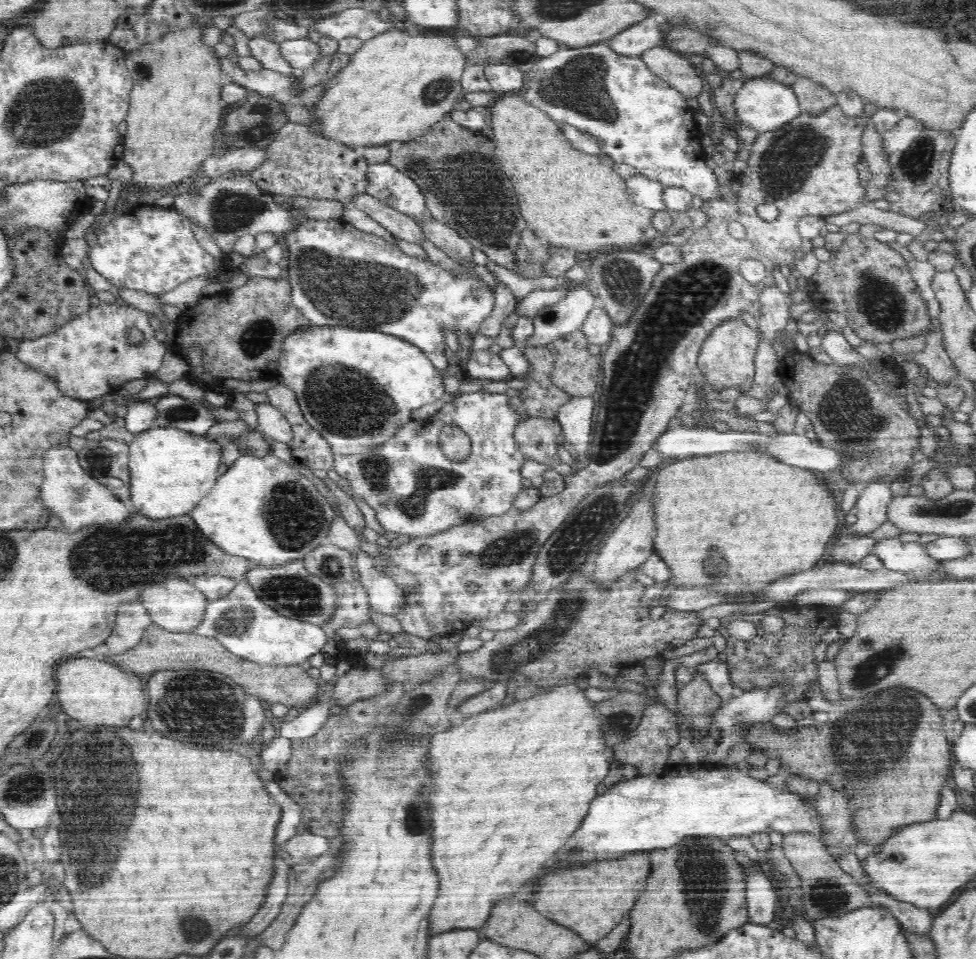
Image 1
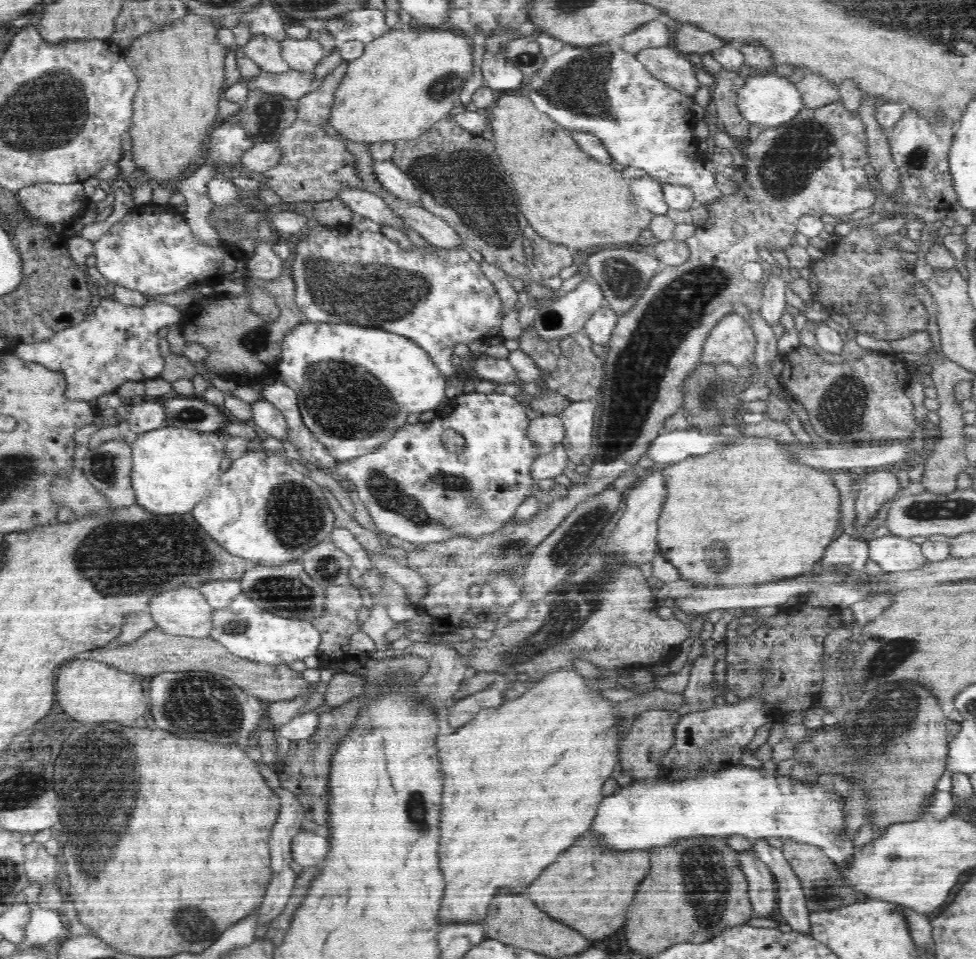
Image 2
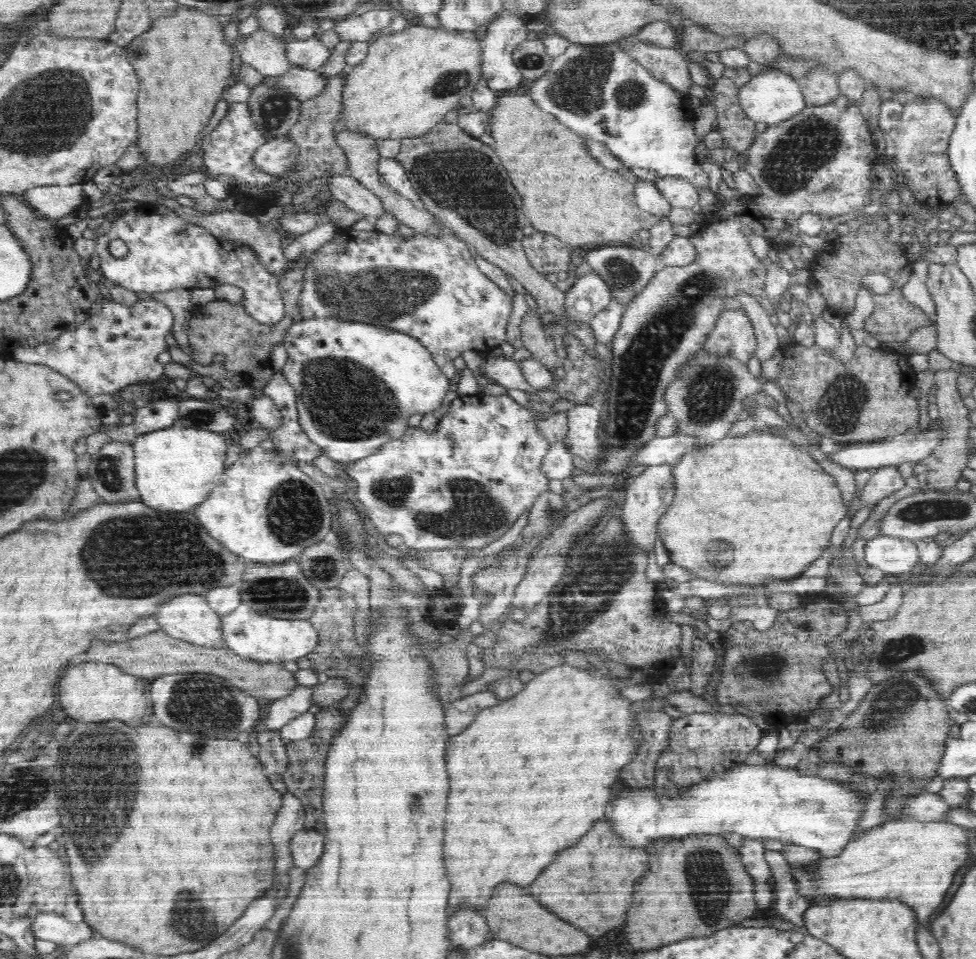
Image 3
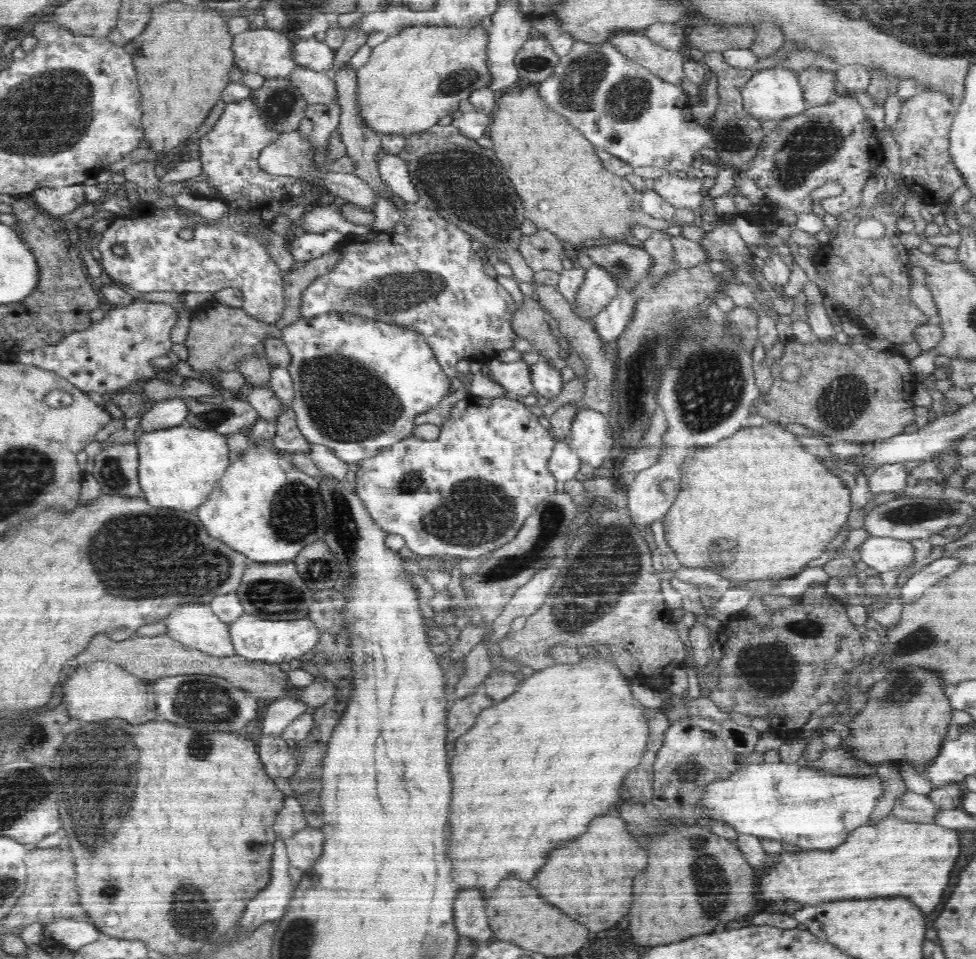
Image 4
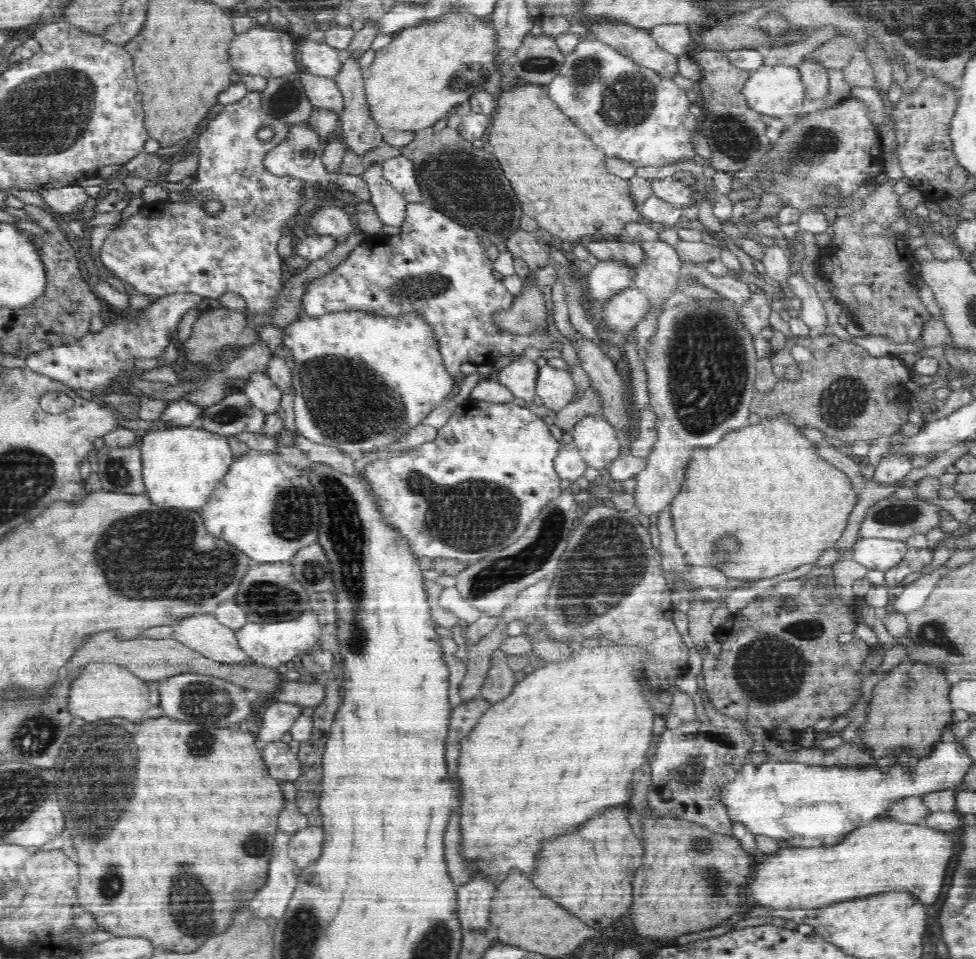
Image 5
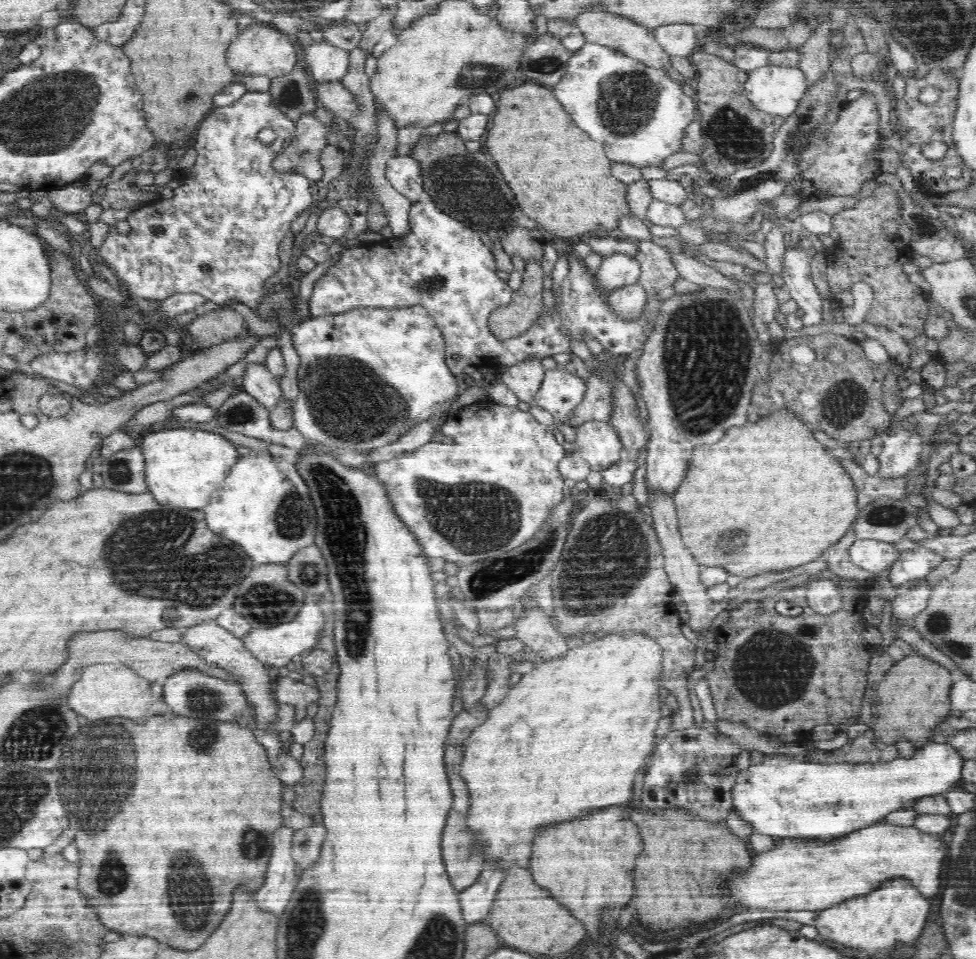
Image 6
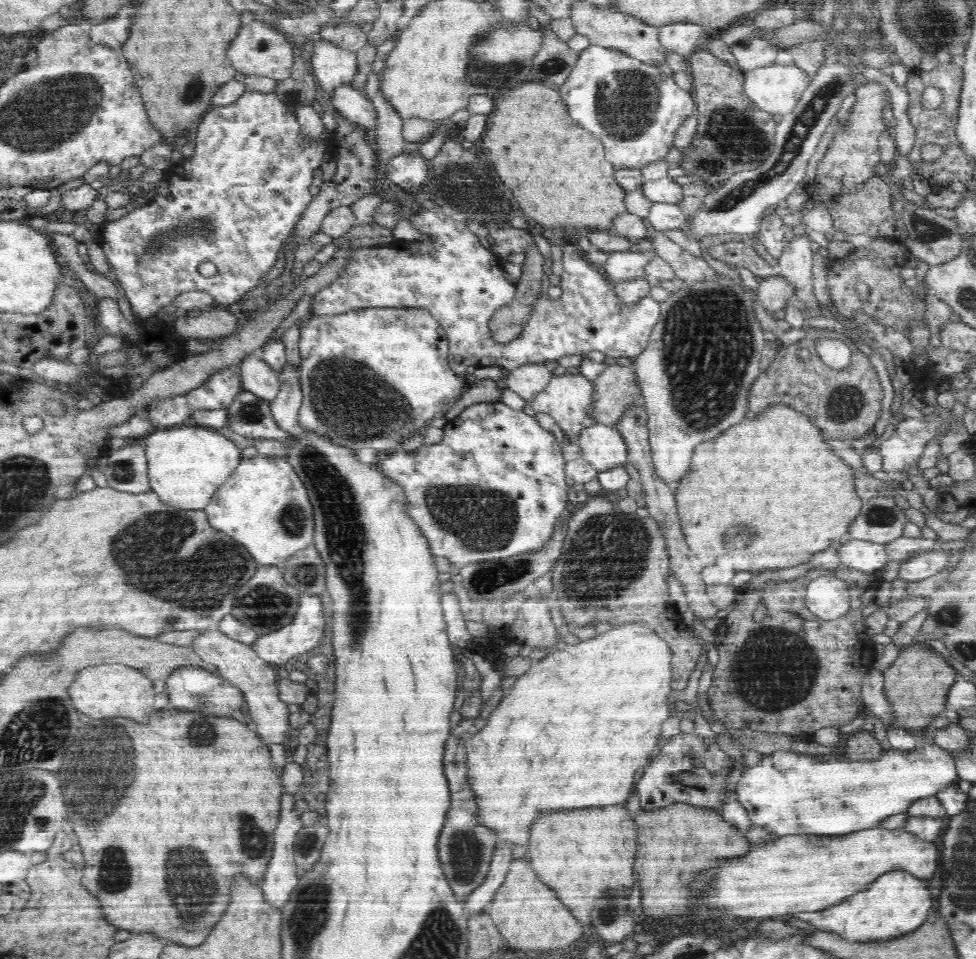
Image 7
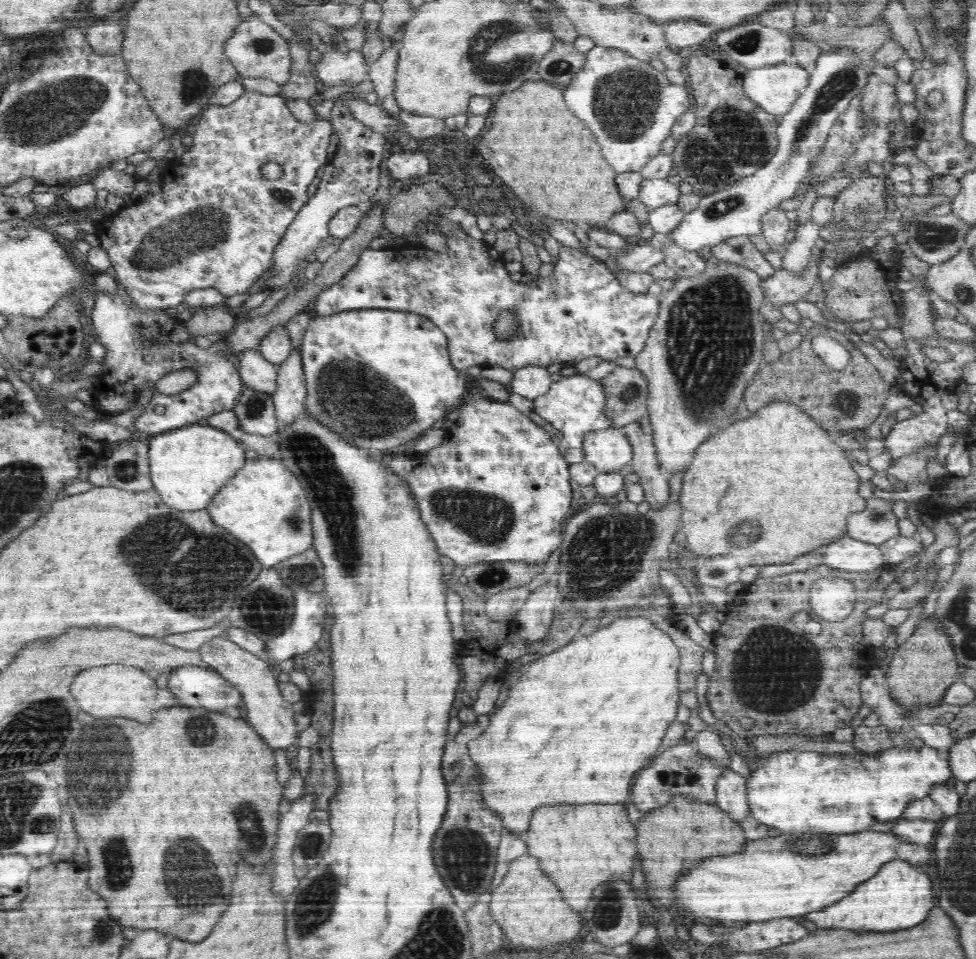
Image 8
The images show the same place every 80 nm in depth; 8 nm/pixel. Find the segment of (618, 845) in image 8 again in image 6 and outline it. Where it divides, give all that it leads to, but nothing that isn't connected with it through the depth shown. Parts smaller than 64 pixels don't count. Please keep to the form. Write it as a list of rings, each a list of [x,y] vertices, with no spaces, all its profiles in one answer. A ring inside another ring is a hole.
[[[622,806],[592,812],[582,820],[544,826],[540,836],[532,842],[530,870],[536,884],[550,890],[550,894],[564,904],[588,930],[601,926],[598,912],[608,904],[626,904],[634,894],[632,868],[640,854],[642,839],[638,827],[630,820],[631,813]]]

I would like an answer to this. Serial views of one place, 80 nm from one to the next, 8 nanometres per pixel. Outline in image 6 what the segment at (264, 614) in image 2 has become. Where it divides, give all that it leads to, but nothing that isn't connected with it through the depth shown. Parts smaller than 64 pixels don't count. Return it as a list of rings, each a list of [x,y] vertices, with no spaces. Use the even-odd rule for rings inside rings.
[[[306,600],[294,620],[273,625],[272,628],[250,628],[251,632],[242,640],[246,649],[257,660],[260,660],[267,669],[276,672],[277,669],[286,667],[294,656],[303,655],[315,649],[319,644],[323,626],[324,615],[322,615],[320,607],[316,602]]]

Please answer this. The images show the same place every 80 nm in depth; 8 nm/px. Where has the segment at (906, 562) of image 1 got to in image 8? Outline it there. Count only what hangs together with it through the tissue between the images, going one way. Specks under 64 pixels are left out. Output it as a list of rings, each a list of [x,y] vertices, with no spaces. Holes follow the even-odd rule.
[[[848,536],[813,548],[811,552],[818,554],[819,564],[834,570],[868,572],[886,564],[878,545],[854,540]]]

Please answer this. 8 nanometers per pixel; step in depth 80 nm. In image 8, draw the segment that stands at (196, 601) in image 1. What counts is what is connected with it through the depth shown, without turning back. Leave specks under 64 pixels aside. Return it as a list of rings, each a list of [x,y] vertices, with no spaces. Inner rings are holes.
[[[215,638],[215,640],[206,642],[198,652],[207,668],[214,669],[240,691],[246,705],[248,722],[266,740],[266,744],[270,744],[274,750],[287,749],[296,744],[299,734],[298,726],[294,721],[293,704],[283,700],[279,691],[279,681],[274,678],[274,672],[270,670],[268,662],[262,661],[253,653],[224,638]]]

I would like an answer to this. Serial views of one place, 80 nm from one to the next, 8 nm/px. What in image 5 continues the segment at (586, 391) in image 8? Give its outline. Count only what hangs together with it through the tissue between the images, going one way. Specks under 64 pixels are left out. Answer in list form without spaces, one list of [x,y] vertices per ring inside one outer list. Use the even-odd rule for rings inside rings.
[[[547,364],[538,367],[536,392],[536,401],[556,413],[574,400],[578,388],[574,378],[565,368],[557,369]]]

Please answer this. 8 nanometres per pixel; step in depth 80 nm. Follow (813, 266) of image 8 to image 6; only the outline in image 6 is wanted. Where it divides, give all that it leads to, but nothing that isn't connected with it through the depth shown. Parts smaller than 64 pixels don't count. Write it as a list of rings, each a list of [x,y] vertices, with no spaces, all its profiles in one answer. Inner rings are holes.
[[[775,279],[768,283],[758,283],[755,290],[754,303],[750,305],[752,321],[758,330],[764,330],[766,324],[774,320],[774,314],[779,307],[774,290],[783,286],[780,280]]]

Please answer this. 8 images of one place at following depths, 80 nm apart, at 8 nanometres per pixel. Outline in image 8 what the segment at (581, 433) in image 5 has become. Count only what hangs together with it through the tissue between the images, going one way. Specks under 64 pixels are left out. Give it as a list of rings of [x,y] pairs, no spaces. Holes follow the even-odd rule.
[[[614,426],[588,432],[584,436],[583,450],[584,459],[604,473],[625,470],[634,454],[624,429]]]

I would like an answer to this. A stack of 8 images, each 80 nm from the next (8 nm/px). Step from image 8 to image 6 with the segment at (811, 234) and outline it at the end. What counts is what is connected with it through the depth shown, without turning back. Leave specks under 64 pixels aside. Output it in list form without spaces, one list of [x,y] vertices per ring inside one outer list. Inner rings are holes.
[[[794,245],[786,249],[778,280],[790,292],[798,307],[804,311],[801,319],[805,326],[823,322],[823,298],[812,281],[808,253],[801,245]]]

